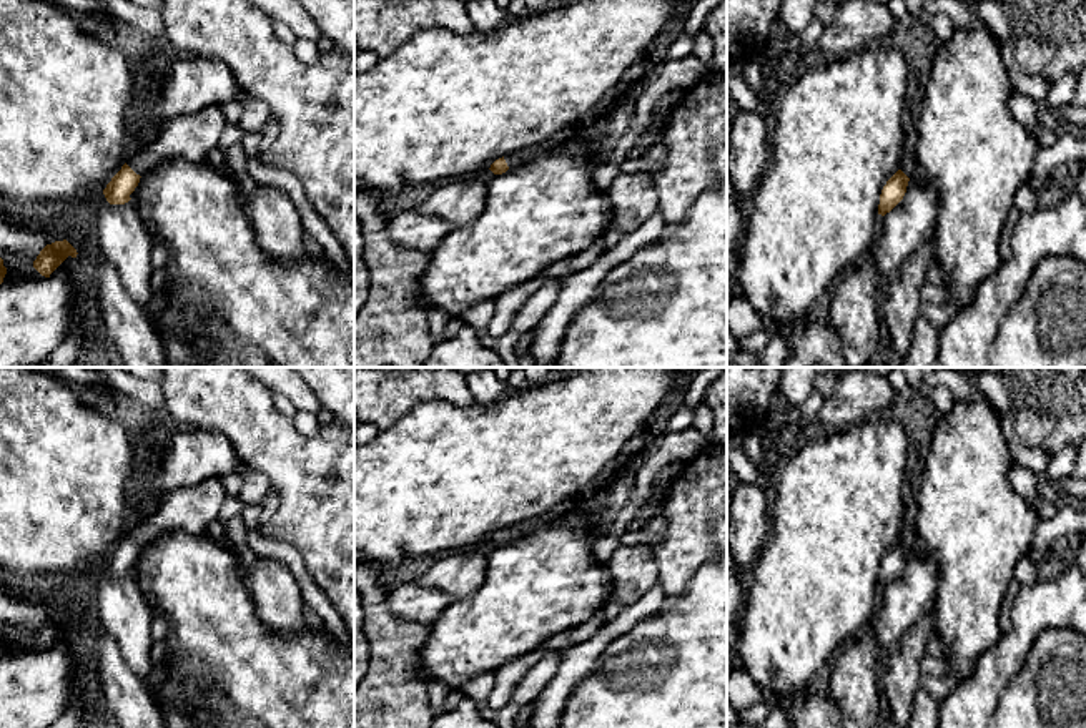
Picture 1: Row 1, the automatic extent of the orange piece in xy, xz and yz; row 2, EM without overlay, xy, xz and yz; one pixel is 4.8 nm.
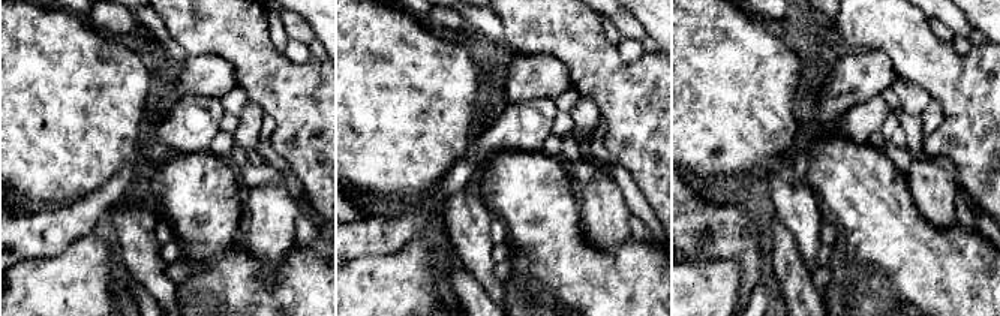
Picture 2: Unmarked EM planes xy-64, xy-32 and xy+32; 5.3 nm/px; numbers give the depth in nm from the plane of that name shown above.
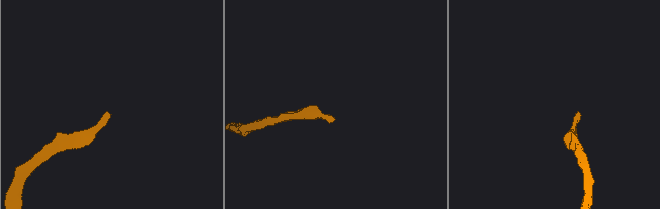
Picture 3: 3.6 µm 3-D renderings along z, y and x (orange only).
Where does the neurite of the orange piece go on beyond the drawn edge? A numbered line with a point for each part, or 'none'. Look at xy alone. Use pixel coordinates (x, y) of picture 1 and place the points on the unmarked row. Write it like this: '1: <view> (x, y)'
1: xy (190, 509)

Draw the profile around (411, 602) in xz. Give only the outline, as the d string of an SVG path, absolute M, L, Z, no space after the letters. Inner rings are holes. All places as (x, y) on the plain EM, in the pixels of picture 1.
M414 580L389 588L388 603L404 622L434 623L452 598L436 588L426 588Z

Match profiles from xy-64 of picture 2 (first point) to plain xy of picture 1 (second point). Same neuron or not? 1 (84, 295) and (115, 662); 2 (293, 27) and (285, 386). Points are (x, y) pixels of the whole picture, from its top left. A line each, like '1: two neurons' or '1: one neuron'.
1: two neurons
2: one neuron

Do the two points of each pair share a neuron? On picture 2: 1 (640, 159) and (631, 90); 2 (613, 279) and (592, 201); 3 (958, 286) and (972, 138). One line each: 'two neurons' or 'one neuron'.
1: one neuron
2: two neurons
3: two neurons

